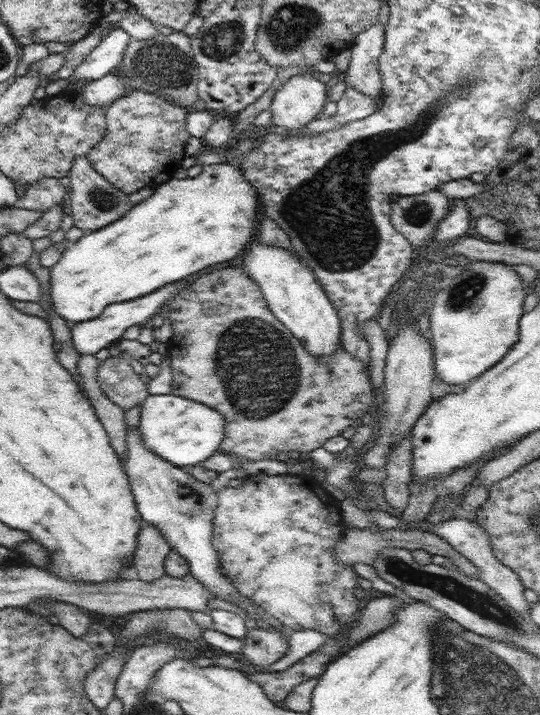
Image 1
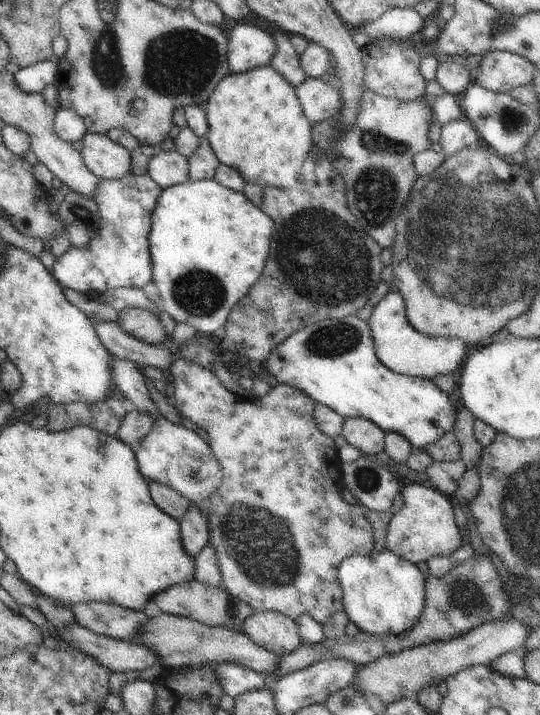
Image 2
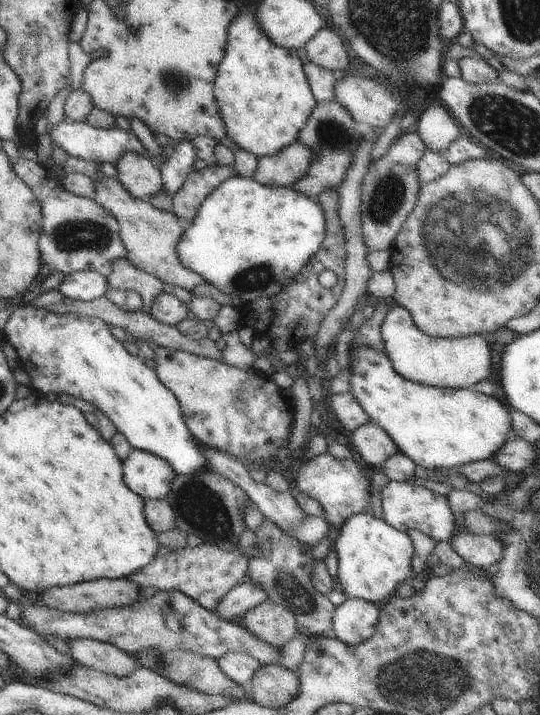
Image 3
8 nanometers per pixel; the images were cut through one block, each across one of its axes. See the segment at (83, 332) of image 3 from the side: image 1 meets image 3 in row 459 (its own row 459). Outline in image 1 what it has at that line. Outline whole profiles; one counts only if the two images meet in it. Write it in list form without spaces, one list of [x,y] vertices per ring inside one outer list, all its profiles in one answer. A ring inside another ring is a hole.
[[[149,394],[141,404],[140,434],[144,446],[174,466],[188,469],[219,452],[226,420],[220,412],[196,400],[168,394]]]

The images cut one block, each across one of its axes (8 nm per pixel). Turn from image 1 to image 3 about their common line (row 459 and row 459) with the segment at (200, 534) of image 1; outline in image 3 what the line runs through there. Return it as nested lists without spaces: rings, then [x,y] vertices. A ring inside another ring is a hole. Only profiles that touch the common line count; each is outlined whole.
[[[138,449],[123,461],[123,472],[124,484],[145,501],[165,497],[176,478],[166,460]]]

